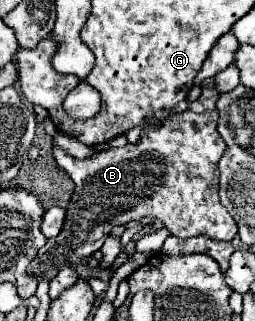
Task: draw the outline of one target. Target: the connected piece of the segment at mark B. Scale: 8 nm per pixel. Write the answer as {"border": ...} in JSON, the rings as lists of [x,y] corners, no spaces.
{"border":[[[208,78],[202,82],[202,94],[198,100],[190,104],[190,110],[172,114],[168,120],[146,128],[144,134],[136,144],[128,144],[124,148],[110,148],[100,154],[94,154],[92,158],[72,158],[70,154],[64,154],[60,148],[52,148],[54,158],[62,170],[70,174],[70,178],[76,184],[74,196],[70,200],[66,222],[62,232],[56,238],[50,238],[36,254],[36,258],[30,262],[28,272],[38,278],[54,278],[60,268],[66,264],[76,264],[82,258],[92,256],[96,250],[102,248],[106,236],[110,230],[118,224],[126,224],[130,220],[140,220],[146,216],[154,216],[170,230],[176,238],[192,238],[198,234],[206,234],[214,240],[232,240],[238,232],[238,226],[234,218],[224,210],[218,198],[218,160],[222,158],[226,144],[216,132],[218,112],[216,112],[216,100],[218,90],[214,78]]]}

